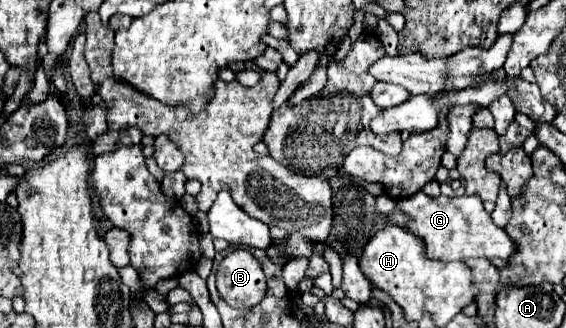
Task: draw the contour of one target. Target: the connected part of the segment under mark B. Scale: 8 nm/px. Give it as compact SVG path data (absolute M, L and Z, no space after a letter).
M249 251L229 253L217 269L217 291L235 309L253 309L267 291L265 273Z

